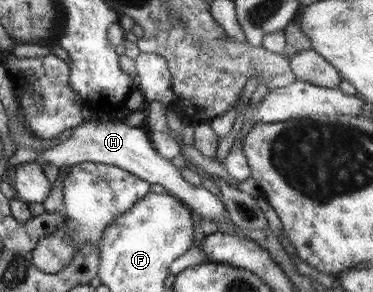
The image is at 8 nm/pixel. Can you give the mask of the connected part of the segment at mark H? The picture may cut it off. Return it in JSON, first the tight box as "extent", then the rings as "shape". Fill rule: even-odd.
{"extent":[36,113,248,239],"shape":[[[88,113],[88,116],[78,125],[72,129],[72,135],[54,146],[46,150],[44,153],[38,153],[36,158],[36,164],[54,164],[56,168],[63,166],[72,167],[84,162],[102,163],[108,165],[115,165],[140,179],[151,184],[160,184],[166,192],[172,194],[174,197],[178,197],[178,200],[186,206],[193,214],[198,214],[203,220],[214,220],[220,222],[218,225],[218,231],[224,234],[238,235],[239,238],[248,239],[245,236],[245,232],[240,232],[238,228],[230,220],[230,216],[224,205],[217,196],[214,196],[212,192],[209,192],[204,187],[194,187],[190,185],[184,177],[180,169],[176,169],[166,158],[163,158],[152,146],[152,142],[149,138],[149,132],[145,129],[145,126],[129,126],[125,121],[121,122],[100,122],[100,120],[92,113]]]}

